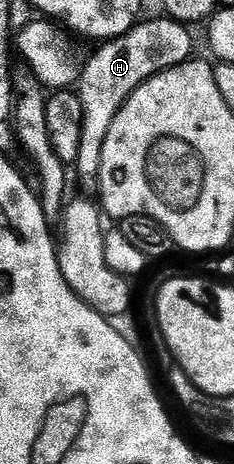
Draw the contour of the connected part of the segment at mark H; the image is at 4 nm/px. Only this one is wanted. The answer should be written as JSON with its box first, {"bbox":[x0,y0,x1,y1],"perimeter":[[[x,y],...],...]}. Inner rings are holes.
{"bbox":[77,18,195,172],"perimeter":[[[172,18],[150,19],[139,21],[128,33],[119,39],[112,39],[101,44],[102,47],[81,68],[80,94],[86,116],[82,122],[82,144],[78,150],[77,170],[97,172],[102,160],[104,137],[112,129],[116,113],[128,101],[128,97],[144,81],[153,75],[185,63],[195,54],[194,35],[189,26],[177,23]]]}

